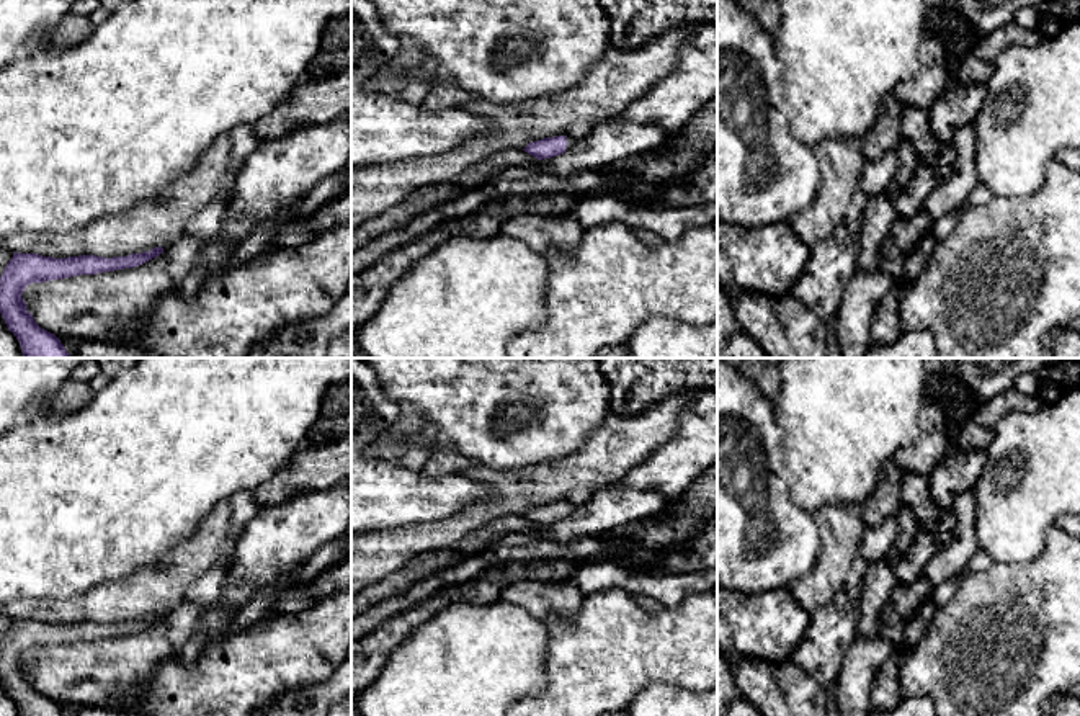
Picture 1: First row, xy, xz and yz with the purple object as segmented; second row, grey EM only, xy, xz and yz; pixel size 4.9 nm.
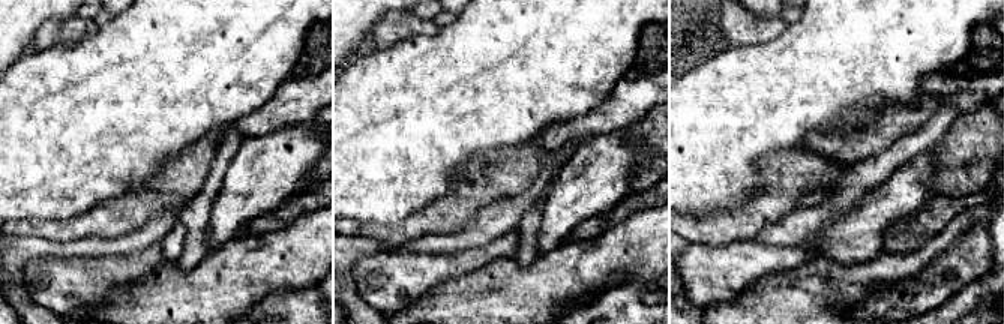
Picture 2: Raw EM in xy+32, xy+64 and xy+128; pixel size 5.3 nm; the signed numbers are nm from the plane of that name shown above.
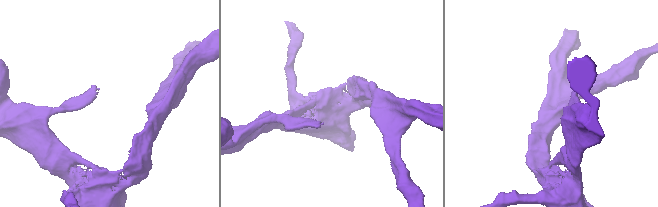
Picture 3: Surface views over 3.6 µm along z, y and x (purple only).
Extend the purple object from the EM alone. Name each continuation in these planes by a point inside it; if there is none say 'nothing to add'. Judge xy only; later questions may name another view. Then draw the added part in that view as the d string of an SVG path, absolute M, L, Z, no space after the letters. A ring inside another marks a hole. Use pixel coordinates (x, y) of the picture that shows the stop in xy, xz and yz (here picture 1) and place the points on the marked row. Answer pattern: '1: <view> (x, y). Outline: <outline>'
nothing to add

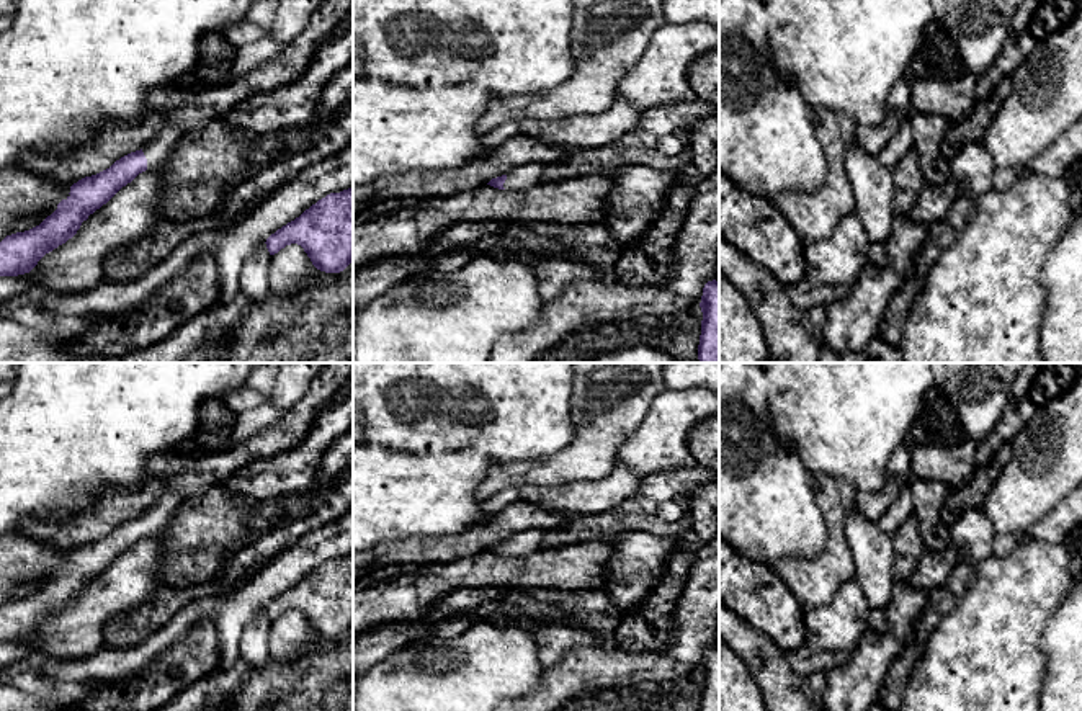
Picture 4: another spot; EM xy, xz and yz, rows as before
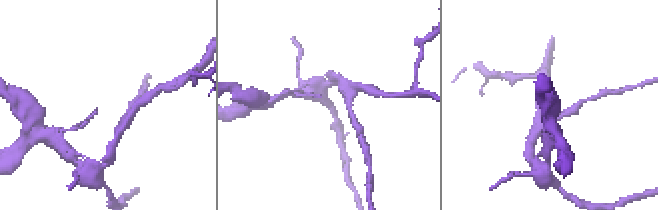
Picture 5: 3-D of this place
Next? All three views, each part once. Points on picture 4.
1: xy (157, 149). Outline: M168 124L144 144L142 152L147 159L147 170L152 170L165 162L180 136L180 129Z

